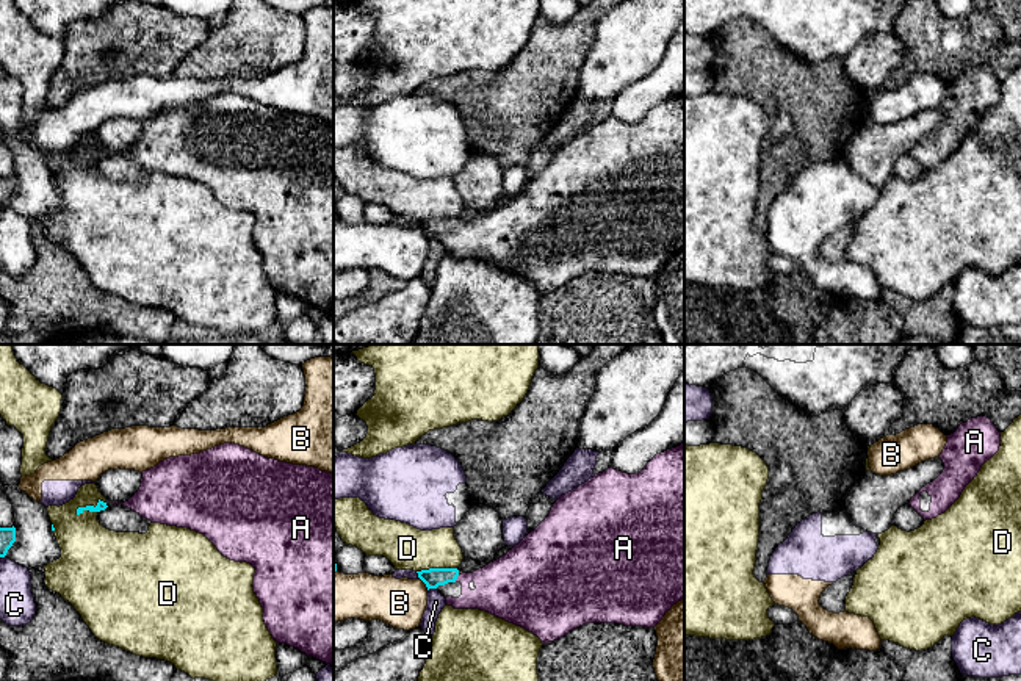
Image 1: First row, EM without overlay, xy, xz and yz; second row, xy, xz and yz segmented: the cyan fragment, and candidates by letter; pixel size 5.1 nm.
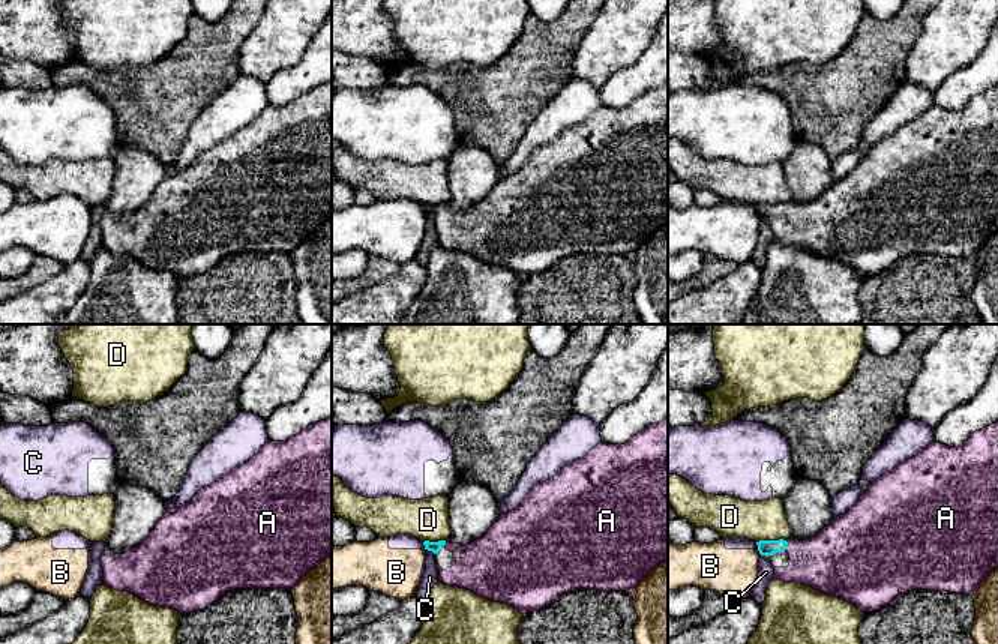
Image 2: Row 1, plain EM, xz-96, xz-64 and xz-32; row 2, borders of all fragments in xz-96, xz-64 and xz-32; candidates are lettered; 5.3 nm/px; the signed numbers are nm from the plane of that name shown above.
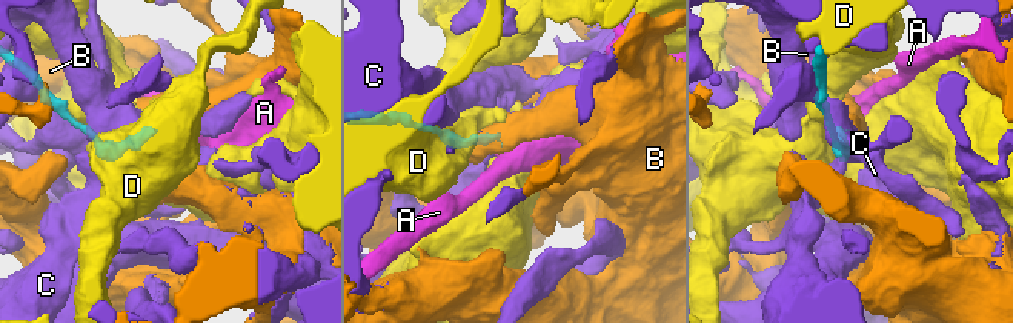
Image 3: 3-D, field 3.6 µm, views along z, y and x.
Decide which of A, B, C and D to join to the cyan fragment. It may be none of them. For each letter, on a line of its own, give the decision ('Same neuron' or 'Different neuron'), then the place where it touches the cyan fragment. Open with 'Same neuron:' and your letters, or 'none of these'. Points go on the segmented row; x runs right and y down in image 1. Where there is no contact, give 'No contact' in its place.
Same neuron: A
A: Same neuron. Touches cyan at xz (456, 578)
B: Different neuron. Touches cyan at xz (425, 583)
C: Different neuron. Touches cyan at xz (431, 587)
D: Different neuron. Touches cyan at xy (90, 506)

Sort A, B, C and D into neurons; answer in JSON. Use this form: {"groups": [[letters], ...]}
{"groups": [["A"], ["B", "C"], ["D"]]}

